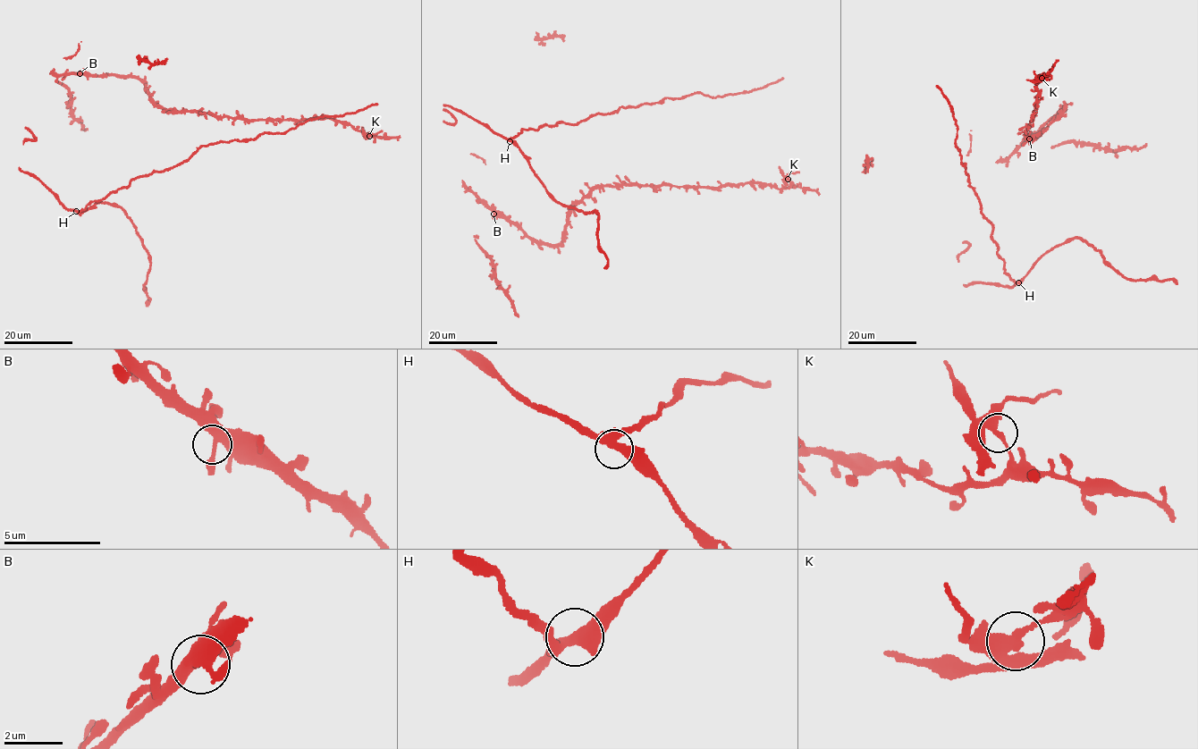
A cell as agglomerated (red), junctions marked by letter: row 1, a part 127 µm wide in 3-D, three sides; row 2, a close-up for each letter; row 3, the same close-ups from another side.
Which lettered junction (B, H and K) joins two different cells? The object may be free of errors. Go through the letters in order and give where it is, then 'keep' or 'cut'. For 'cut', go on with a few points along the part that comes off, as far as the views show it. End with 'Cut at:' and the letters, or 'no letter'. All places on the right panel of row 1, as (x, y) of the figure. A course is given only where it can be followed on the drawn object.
B: at (1029, 138); keep
H: at (1018, 282); keep
K: at (1041, 78); cut
Cut at: K

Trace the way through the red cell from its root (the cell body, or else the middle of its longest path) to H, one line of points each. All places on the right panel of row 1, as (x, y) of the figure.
H: (974, 188), (981, 213), (992, 226), (991, 236), (998, 247), (998, 255), (1004, 262), (1004, 272), (1018, 282)

